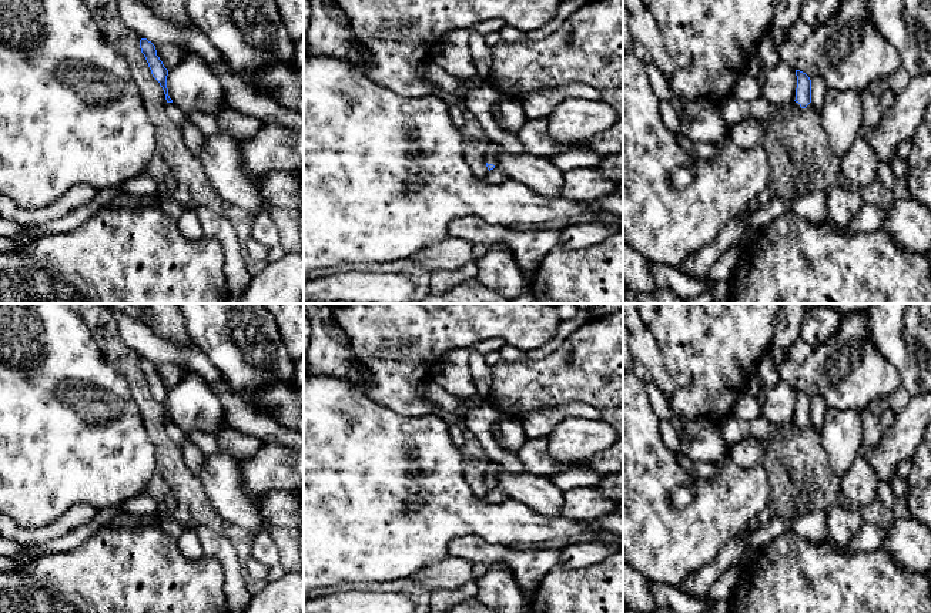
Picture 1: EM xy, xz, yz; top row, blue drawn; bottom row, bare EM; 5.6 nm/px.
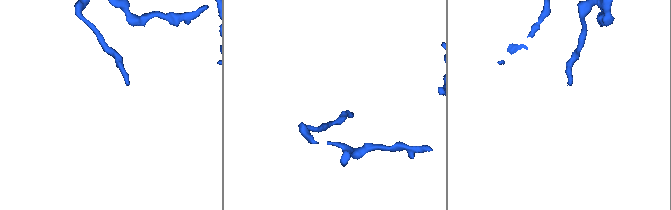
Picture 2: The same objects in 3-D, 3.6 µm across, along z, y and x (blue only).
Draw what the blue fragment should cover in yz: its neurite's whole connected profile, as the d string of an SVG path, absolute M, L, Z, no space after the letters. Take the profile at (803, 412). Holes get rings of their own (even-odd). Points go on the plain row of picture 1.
M796 389L797 395L797 408L796 408L796 419L793 422L793 432L798 433L803 428L806 428L811 422L811 399L810 396Z

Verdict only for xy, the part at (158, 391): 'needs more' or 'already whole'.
needs more

